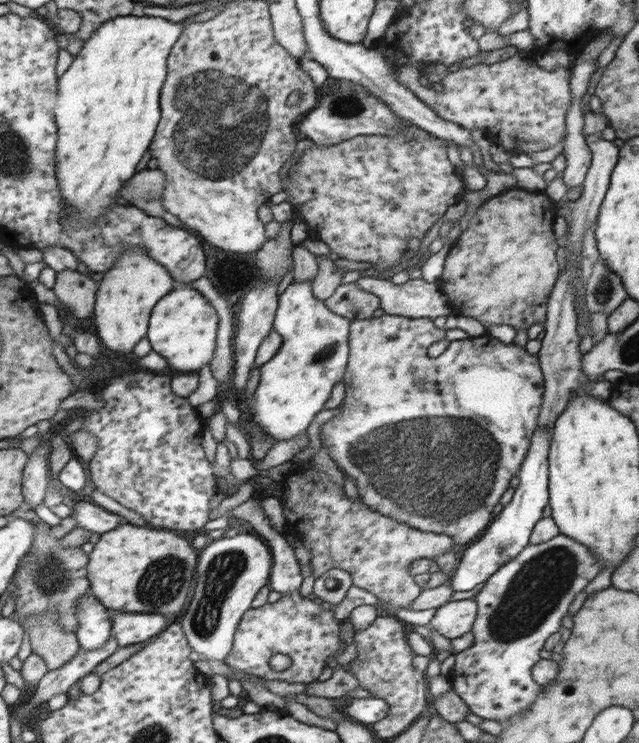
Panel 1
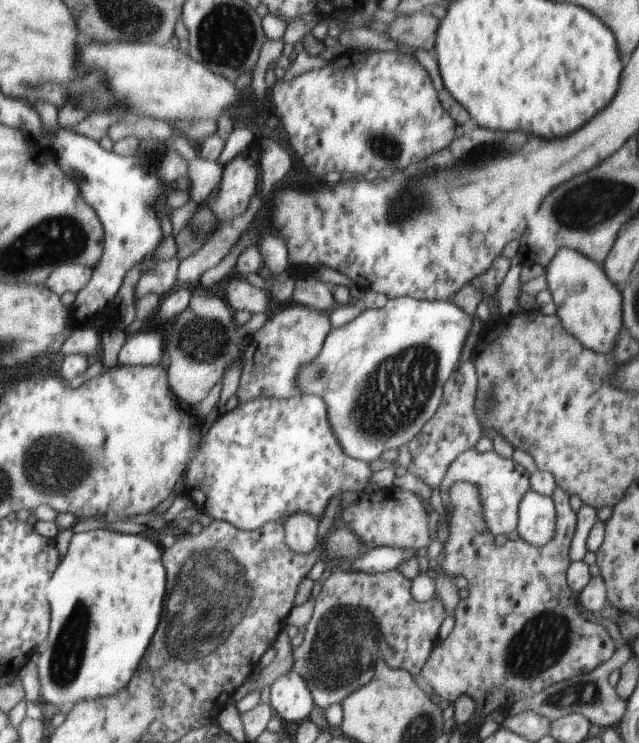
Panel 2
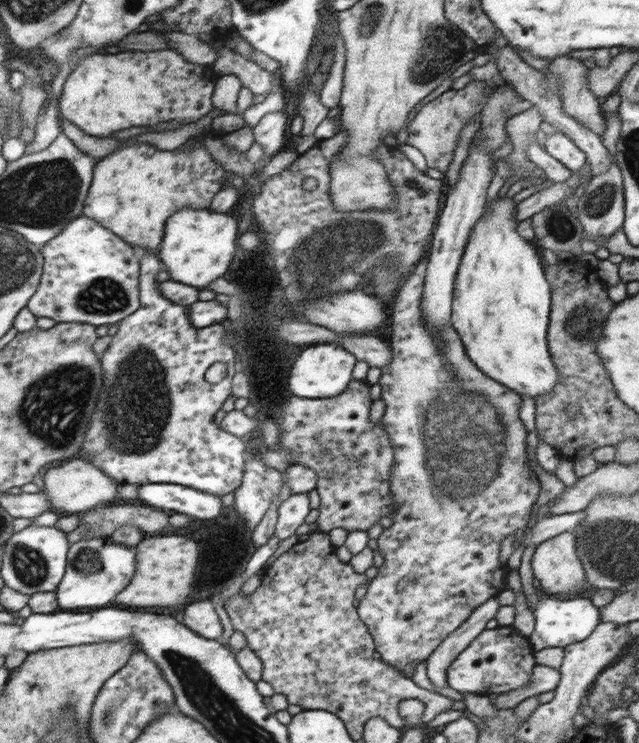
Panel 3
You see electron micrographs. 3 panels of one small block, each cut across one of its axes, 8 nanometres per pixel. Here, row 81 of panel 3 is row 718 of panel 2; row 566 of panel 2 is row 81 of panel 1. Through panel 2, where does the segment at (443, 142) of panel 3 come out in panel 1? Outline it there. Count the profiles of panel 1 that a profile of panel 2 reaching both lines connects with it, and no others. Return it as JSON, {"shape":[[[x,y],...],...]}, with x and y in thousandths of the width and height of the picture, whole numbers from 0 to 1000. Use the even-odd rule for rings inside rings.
{"shape":[[[808,73],[792,81],[786,81],[764,89],[759,85],[748,85],[746,87],[731,90],[728,93],[718,93],[718,96],[712,96],[709,98],[701,98],[696,104],[692,104],[693,114],[689,125],[679,122],[679,118],[668,118],[665,114],[659,114],[654,110],[657,100],[659,96],[653,90],[637,89],[635,92],[628,92],[621,98],[621,109],[634,113],[660,137],[665,137],[684,155],[687,155],[689,159],[704,164],[712,164],[723,172],[731,172],[736,176],[742,175],[742,172],[748,172],[748,175],[770,175],[770,172],[773,172],[773,162],[751,162],[751,156],[829,156],[829,180],[817,180],[817,192],[839,192],[845,197],[845,201],[864,199],[870,198],[876,188],[884,183],[884,172],[887,171],[884,167],[884,162],[887,159],[886,152],[889,151],[889,144],[895,135],[892,113],[889,113],[889,108],[892,108],[892,97],[886,94],[886,90],[870,90],[864,94],[854,94],[842,89],[839,83],[829,85],[826,79],[822,79],[817,74]]]}

